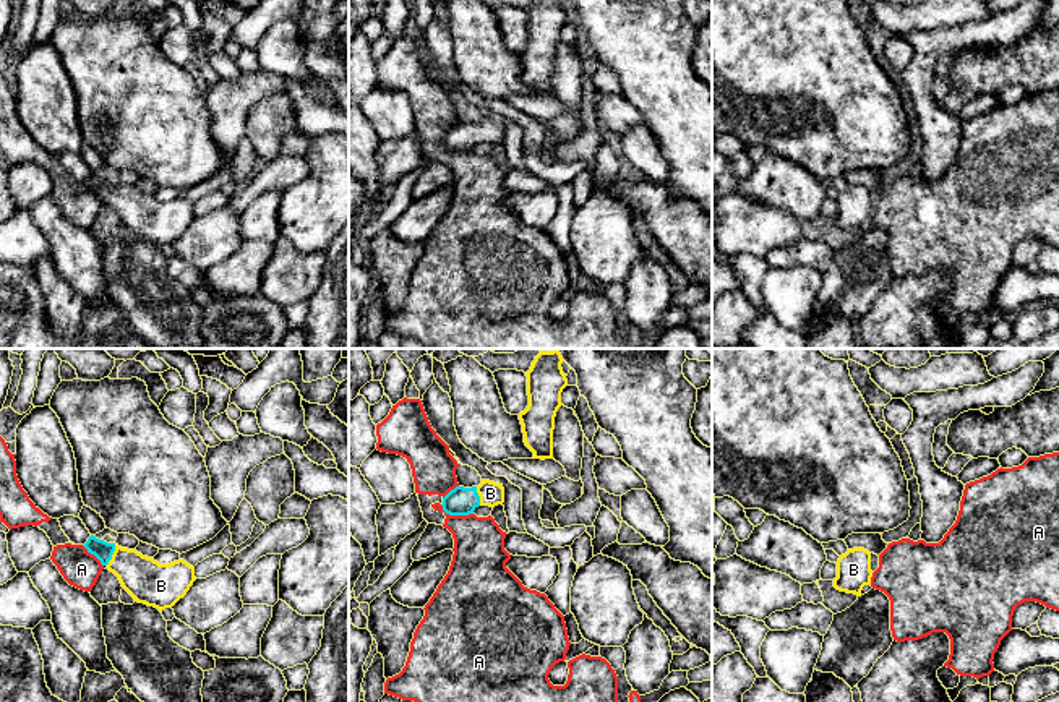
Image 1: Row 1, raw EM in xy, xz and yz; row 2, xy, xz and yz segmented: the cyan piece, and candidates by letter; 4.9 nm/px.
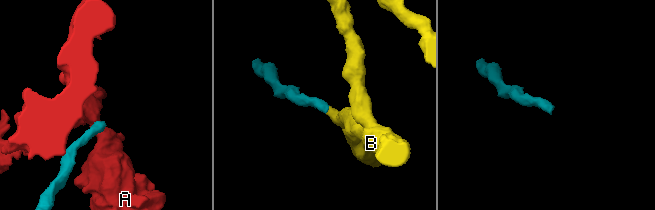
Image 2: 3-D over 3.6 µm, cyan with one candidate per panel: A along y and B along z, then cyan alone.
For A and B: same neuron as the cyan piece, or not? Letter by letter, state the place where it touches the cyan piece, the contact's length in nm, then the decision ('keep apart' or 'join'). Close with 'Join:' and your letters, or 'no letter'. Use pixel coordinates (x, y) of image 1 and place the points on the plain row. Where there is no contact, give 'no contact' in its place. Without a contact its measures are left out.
A: meets cyan in xz at (456, 151); contact 180 nm long; keep apart
B: meets cyan in xy at (111, 192); contact 120 nm long; join
Join: B

